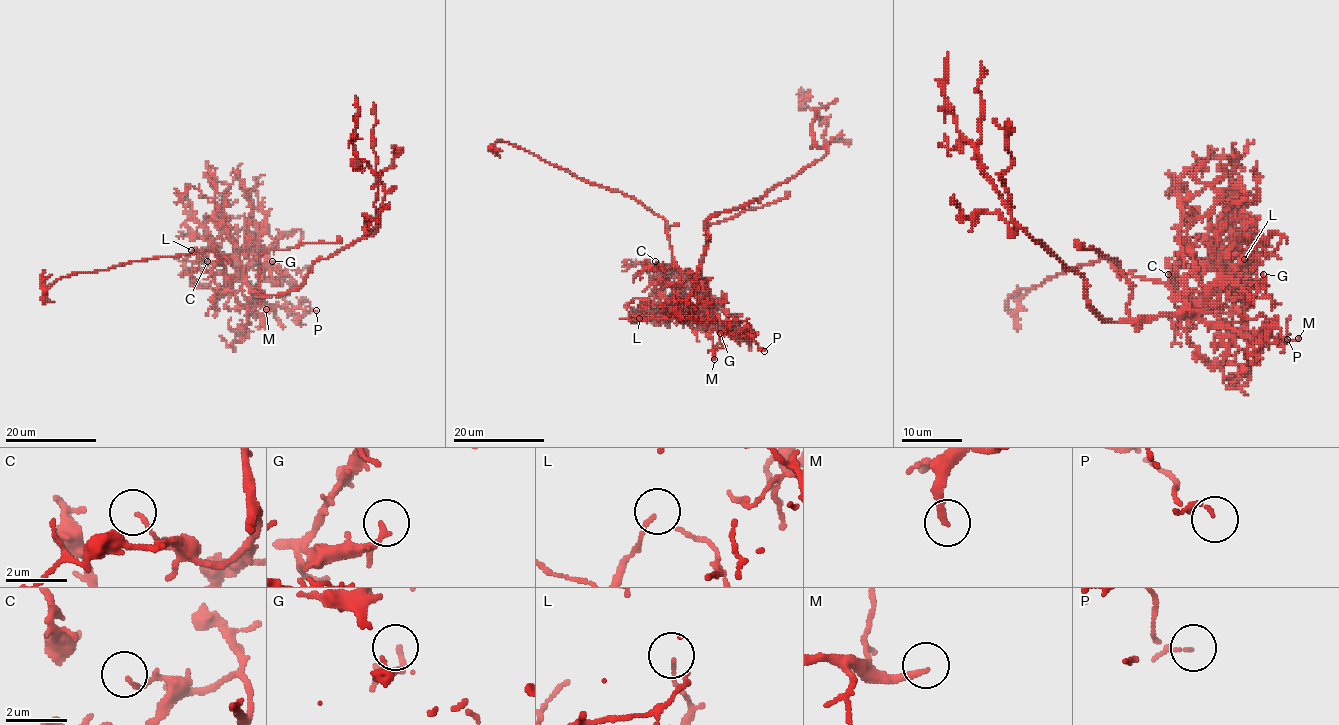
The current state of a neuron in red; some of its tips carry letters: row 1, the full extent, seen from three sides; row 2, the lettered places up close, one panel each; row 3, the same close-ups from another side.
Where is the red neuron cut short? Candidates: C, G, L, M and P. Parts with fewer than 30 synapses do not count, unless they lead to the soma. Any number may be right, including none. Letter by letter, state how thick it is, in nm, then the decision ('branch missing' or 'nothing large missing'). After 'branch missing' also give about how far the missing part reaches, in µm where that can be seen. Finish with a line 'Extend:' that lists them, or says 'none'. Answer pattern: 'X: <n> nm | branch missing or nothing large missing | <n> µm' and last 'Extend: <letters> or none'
C: 120 nm | nothing large missing
G: 190 nm | nothing large missing
L: 70 nm | nothing large missing
M: 200 nm | branch missing | 70 µm
P: 60 nm | nothing large missing
Extend: M

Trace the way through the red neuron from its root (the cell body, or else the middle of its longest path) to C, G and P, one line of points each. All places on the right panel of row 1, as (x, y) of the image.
C: (1139, 318), (1166, 317), (1185, 308), (1168, 283), (1171, 277), (1178, 277), (1168, 274)
G: (1139, 318), (1201, 311), (1206, 305), (1207, 291), (1227, 276), (1260, 279), (1263, 274)
P: (1139, 318), (1192, 311), (1207, 323), (1222, 323), (1242, 335), (1260, 335), (1263, 338), (1275, 324), (1287, 339)

